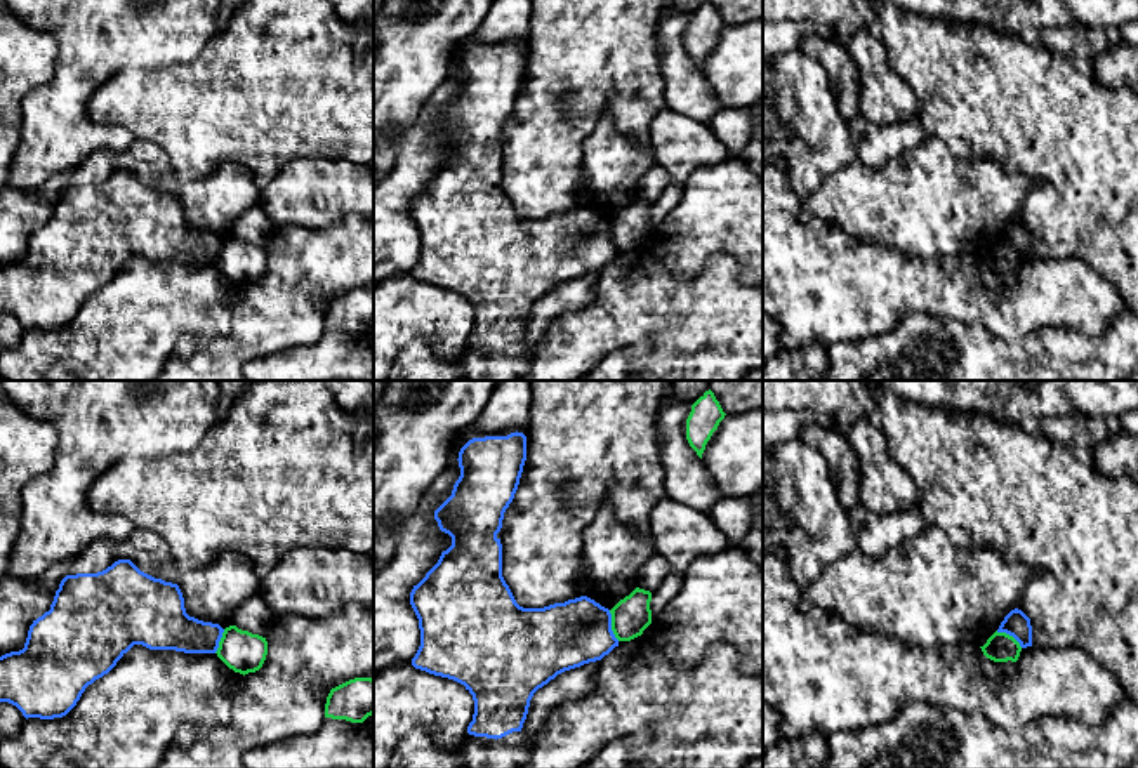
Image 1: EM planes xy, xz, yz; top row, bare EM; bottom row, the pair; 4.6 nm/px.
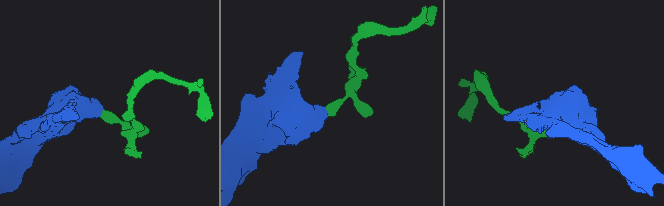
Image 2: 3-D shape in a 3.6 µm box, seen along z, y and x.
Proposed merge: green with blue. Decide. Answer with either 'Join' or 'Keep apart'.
Keep apart

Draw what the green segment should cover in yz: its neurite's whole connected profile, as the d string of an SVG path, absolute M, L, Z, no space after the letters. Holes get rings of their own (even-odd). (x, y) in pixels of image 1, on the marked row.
M997 631L980 648L994 662L1016 662L1022 652L1020 643L1013 636Z

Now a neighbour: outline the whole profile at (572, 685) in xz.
M599 660L584 664L558 674L547 685L539 688L530 700L521 732L539 733L558 705L580 700L582 697L592 693L596 688L598 667Z

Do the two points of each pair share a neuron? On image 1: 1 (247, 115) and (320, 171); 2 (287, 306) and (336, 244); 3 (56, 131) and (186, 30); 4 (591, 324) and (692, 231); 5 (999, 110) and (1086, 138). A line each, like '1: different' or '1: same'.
1: different
2: same
3: same
4: different
5: same

